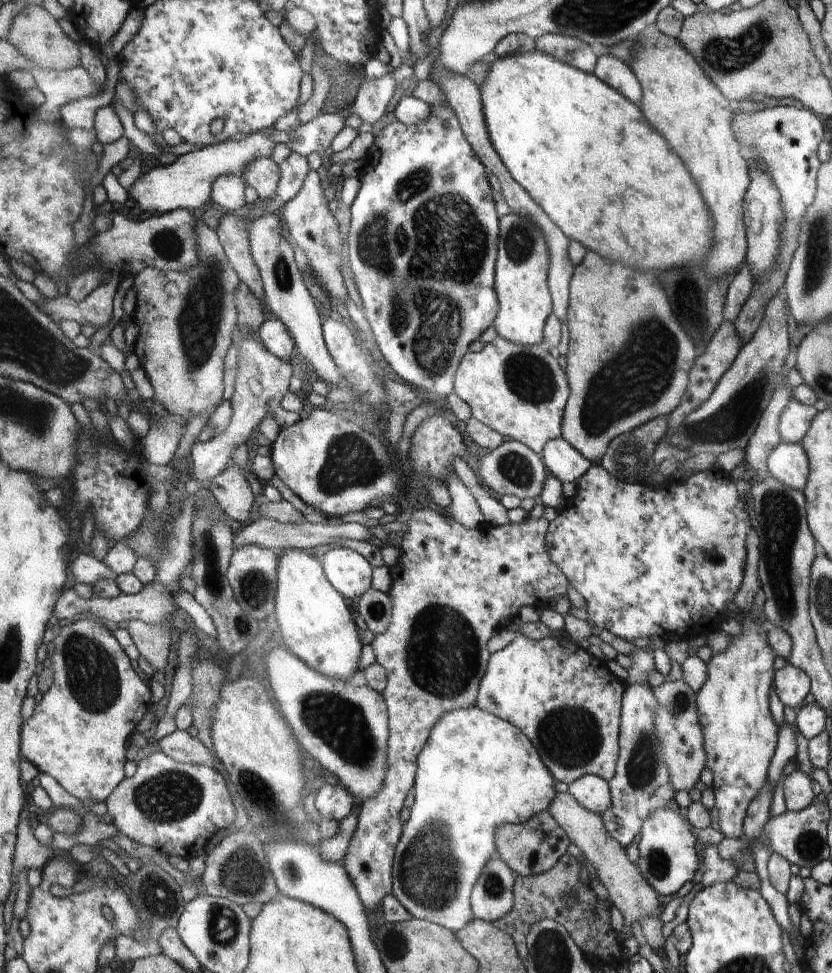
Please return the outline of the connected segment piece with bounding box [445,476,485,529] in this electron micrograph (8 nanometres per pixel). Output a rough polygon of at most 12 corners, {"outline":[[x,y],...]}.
{"outline":[[458,476],[446,477],[451,517],[466,528],[485,525],[476,498]]}

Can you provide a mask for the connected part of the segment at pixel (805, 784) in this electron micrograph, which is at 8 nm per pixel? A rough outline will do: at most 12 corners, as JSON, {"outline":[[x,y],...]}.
{"outline":[[800,770],[784,778],[785,805],[804,810],[813,803],[810,776]]}

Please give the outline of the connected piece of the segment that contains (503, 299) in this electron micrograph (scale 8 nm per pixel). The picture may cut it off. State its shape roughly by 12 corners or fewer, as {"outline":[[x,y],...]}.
{"outline":[[500,218],[494,328],[542,344],[554,300],[543,231]]}

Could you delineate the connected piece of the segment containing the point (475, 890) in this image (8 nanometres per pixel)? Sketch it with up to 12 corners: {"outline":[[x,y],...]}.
{"outline":[[495,854],[471,890],[474,918],[513,909],[511,867]]}

